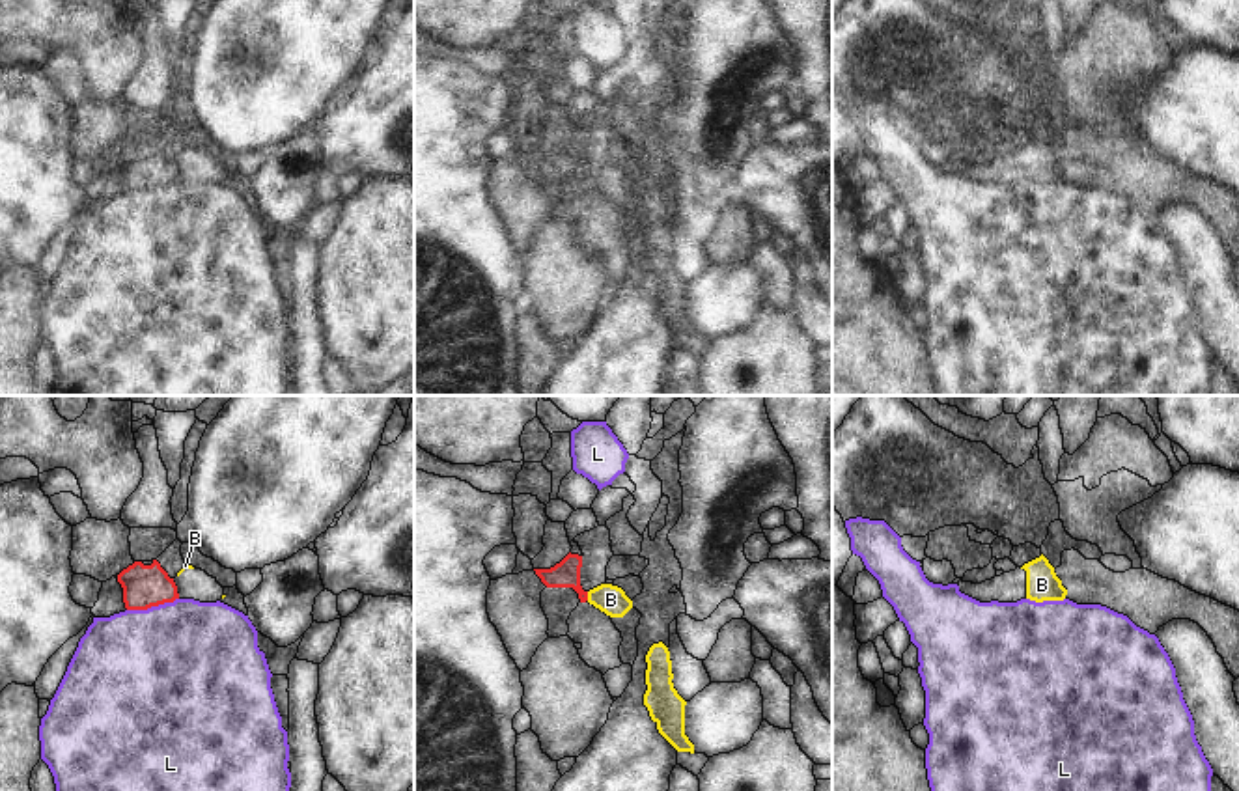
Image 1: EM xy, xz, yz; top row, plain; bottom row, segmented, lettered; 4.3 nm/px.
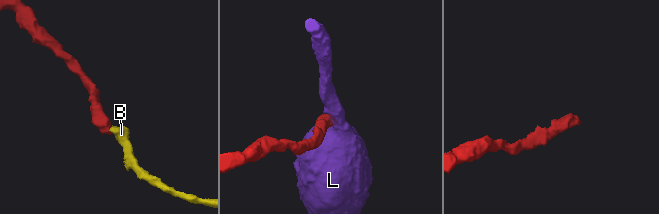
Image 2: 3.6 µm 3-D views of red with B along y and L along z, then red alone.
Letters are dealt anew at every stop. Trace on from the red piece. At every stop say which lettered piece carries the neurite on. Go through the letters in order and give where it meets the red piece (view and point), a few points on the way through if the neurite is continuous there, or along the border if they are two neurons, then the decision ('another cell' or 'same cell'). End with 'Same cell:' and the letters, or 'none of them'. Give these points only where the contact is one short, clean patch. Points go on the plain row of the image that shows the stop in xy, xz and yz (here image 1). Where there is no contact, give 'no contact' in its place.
B: xz (586, 178) | along xz (586, 174), (588, 181) | another cell
L: xy (152, 187) | another cell
Same cell: none of them

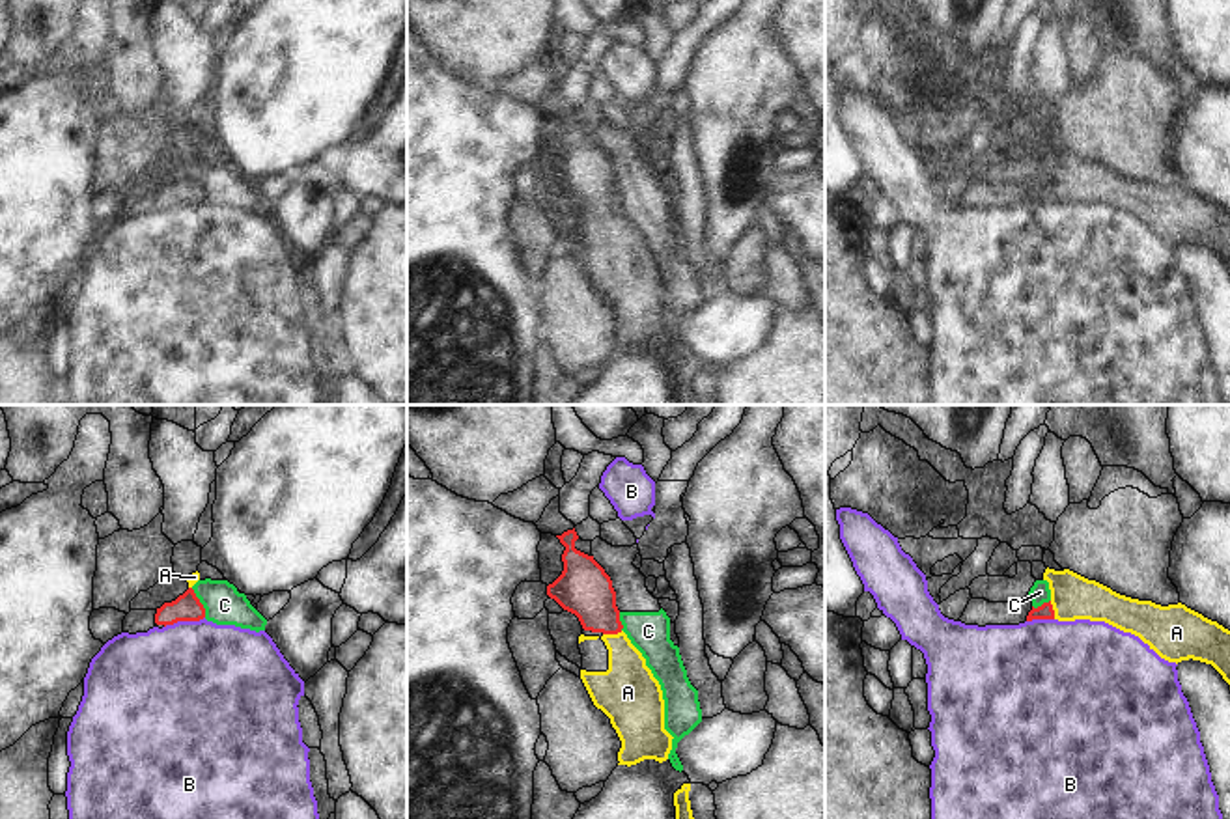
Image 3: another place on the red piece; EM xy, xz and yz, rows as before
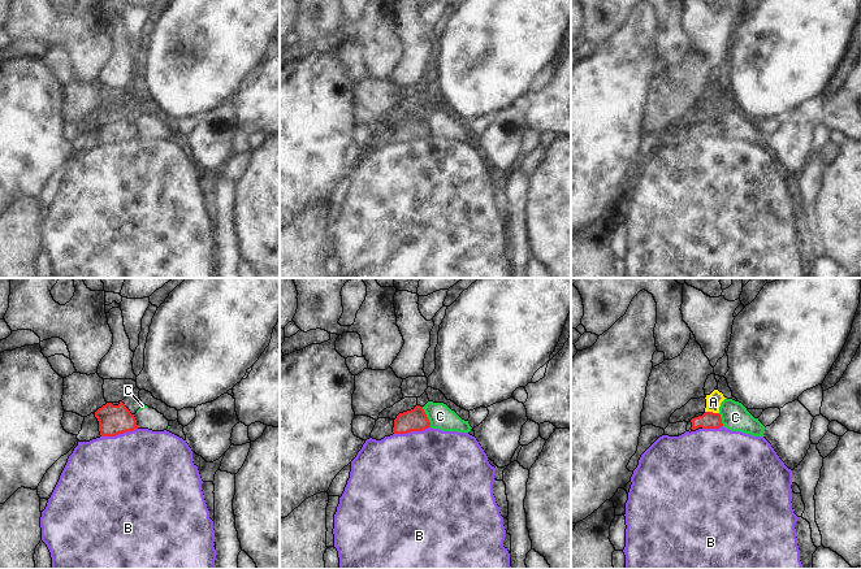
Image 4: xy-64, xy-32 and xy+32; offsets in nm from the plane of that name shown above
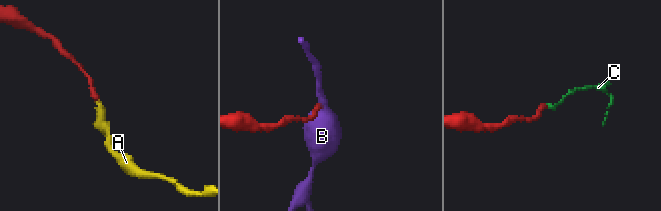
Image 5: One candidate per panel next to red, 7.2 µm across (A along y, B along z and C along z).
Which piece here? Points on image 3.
A: xz (613, 215) | across xz (583, 170), (613, 215), (628, 250), (628, 271) | same cell
B: xy (183, 202) | another cell
C: xy (200, 185) | along xy (191, 170), (206, 198) | another cell
Same cell: A

